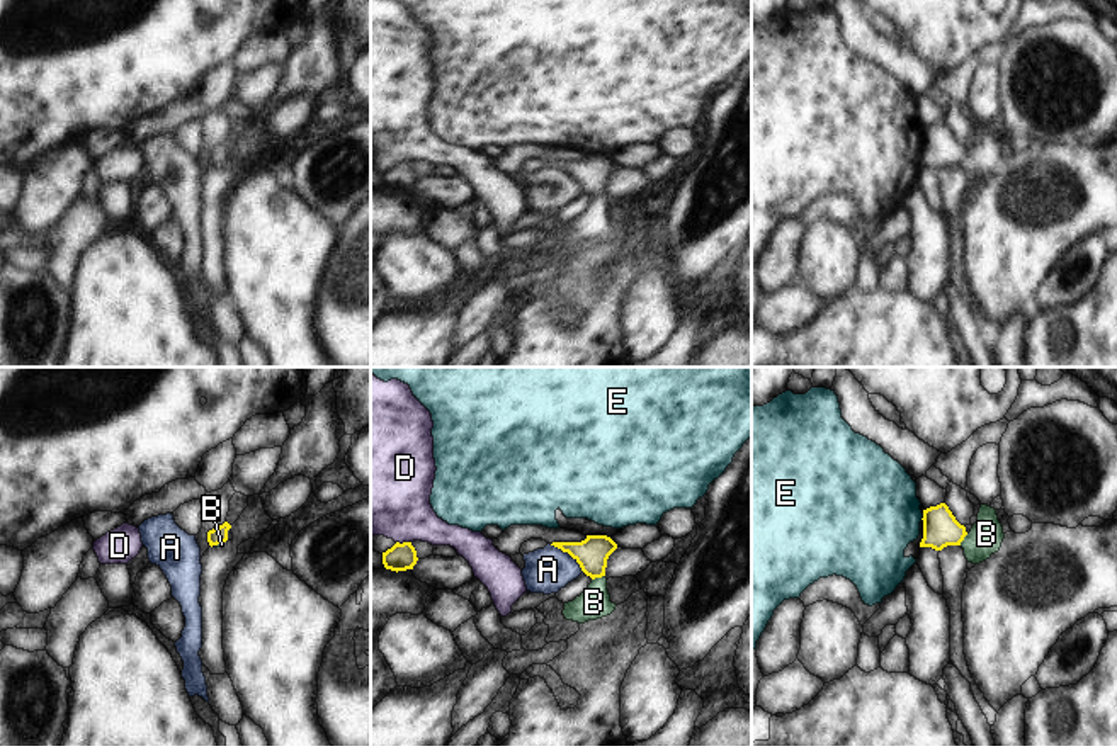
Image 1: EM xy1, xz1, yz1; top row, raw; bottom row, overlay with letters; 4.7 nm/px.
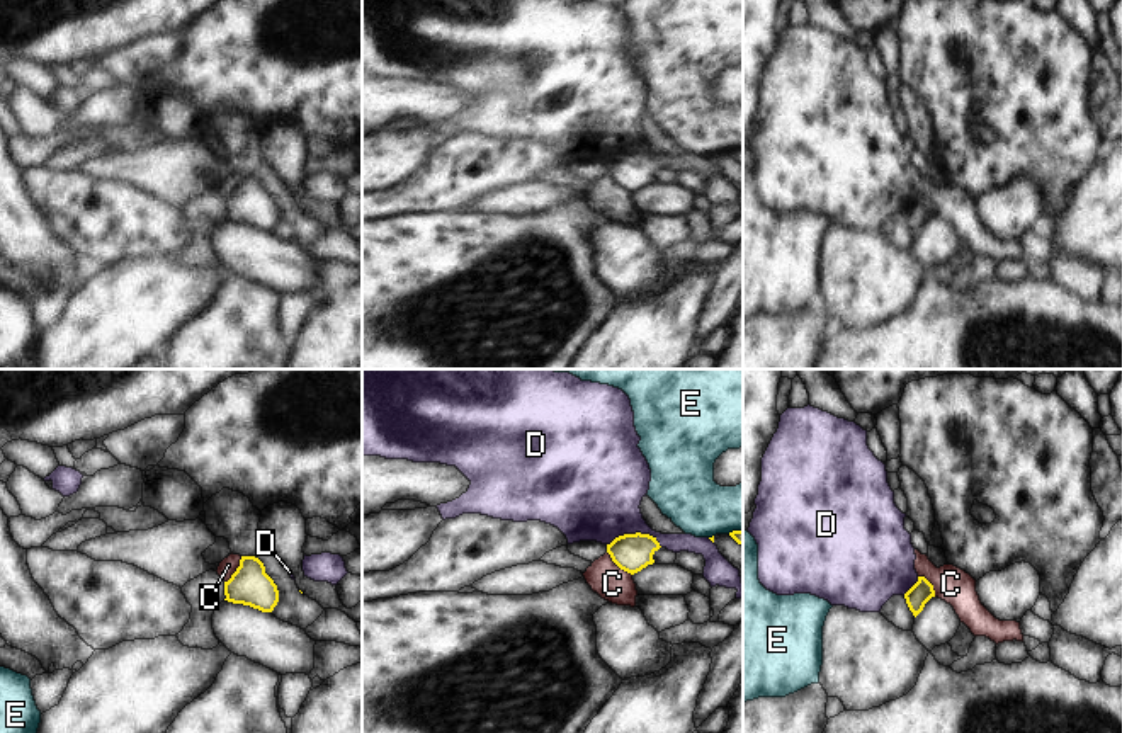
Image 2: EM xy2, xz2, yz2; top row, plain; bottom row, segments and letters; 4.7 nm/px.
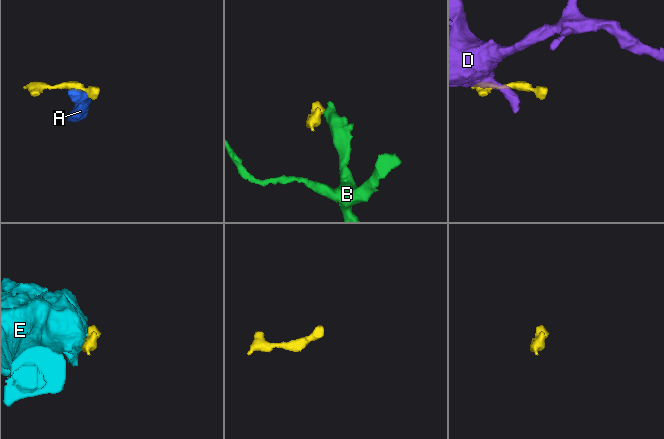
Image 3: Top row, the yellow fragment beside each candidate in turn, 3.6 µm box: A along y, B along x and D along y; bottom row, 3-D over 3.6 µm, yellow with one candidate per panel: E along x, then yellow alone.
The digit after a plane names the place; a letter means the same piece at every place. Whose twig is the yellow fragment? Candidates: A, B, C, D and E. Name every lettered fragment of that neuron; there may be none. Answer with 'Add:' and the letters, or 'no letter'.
Add: B

